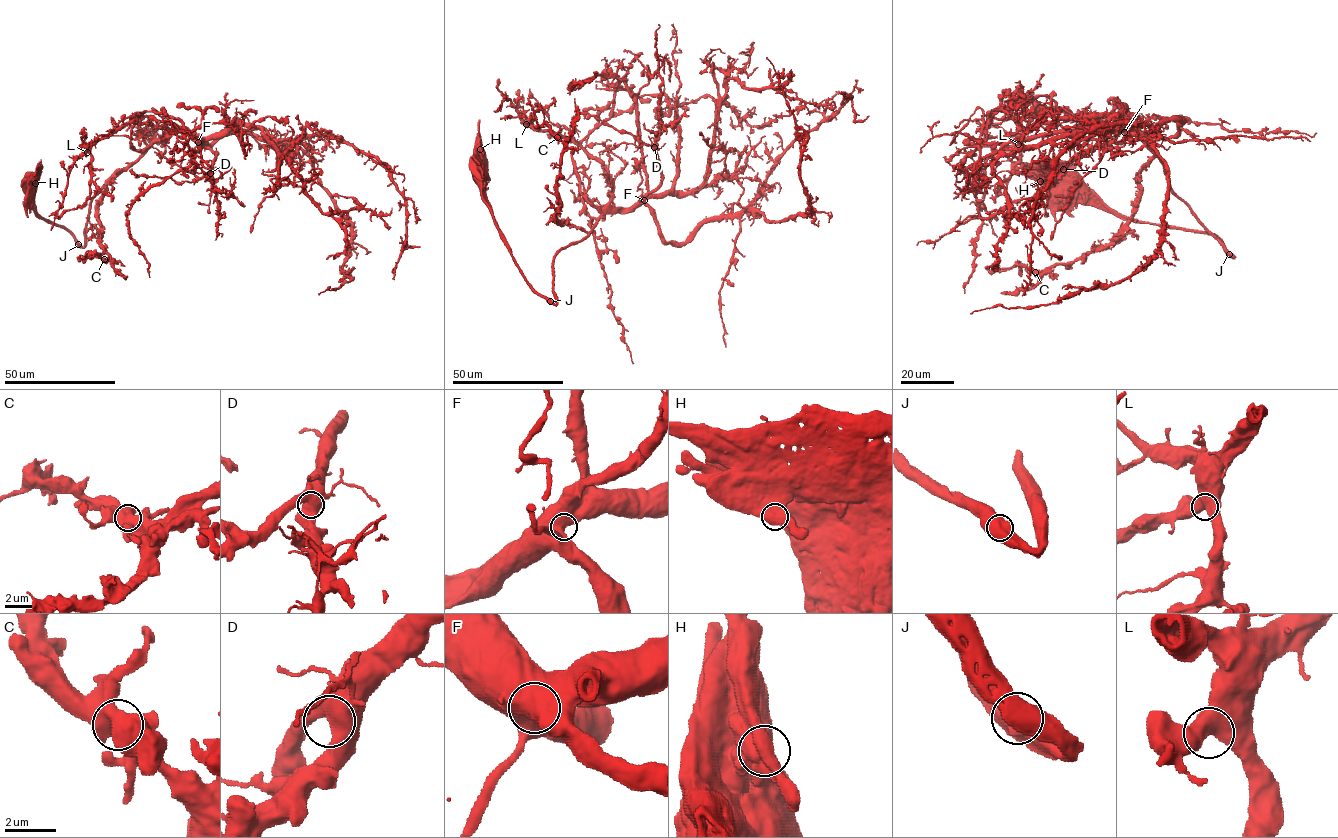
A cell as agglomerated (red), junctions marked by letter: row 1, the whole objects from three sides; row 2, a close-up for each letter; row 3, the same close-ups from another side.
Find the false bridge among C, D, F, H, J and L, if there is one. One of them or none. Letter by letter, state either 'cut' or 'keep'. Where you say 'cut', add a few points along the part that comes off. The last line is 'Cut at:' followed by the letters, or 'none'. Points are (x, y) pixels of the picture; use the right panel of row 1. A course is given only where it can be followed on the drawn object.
C: keep
D: keep
F: keep
H: keep
J: keep
L: keep
Cut at: none

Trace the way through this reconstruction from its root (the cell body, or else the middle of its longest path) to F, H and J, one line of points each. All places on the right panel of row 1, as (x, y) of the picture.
F: (1063, 181), (1126, 216), (1210, 232), (1233, 257), (1173, 191), (1163, 163), (1137, 133), (1136, 116), (1124, 132)
H: (1063, 181), (1045, 177), (1040, 181)
J: (1063, 181), (1060, 182), (1063, 187), (1091, 193), (1126, 216), (1188, 230), (1210, 232), (1229, 254)

